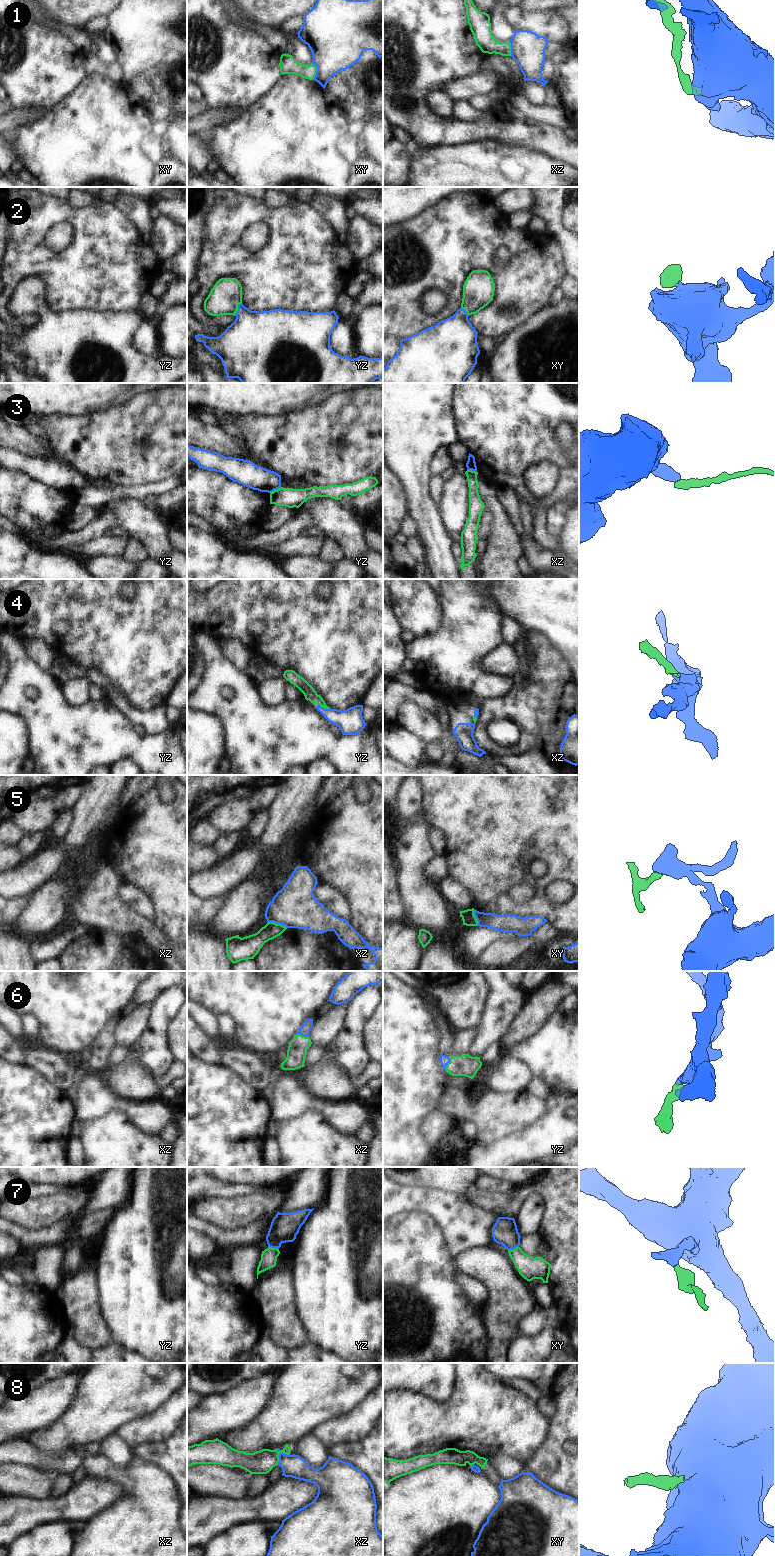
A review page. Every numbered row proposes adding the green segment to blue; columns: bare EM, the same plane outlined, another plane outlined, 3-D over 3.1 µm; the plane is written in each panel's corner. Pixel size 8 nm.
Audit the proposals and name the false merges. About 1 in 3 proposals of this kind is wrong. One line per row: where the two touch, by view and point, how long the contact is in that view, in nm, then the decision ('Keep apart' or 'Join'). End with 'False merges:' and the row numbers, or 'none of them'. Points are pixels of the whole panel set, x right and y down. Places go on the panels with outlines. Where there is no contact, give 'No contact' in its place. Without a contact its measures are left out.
1: Touches blue at xy (316, 71). Shared border 130 nm. Keep apart
2: Touches blue at yz (238, 309). Shared border 120 nm. Join
3: Touches blue at yz (275, 489). Shared border 110 nm. Keep apart
4: Touches blue at yz (324, 708). Shared border 120 nm. Join
5: Touches blue at xz (277, 923). Shared border 180 nm. Keep apart
6: Touches blue at xz (303, 1035). Shared border 100 nm. Join
7: Touches blue at yz (273, 1247). Shared border 90 nm. Join
8: Touches blue at xz (279, 1454). Shared border 130 nm. Keep apart
False merges: 1, 3, 5, 8

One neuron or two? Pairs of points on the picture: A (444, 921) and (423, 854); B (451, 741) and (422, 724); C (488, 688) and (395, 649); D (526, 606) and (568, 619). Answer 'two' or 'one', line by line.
A: one
B: one
C: two
D: one

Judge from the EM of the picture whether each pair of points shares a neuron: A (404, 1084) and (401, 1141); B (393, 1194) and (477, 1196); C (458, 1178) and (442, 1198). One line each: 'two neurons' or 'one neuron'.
A: one neuron
B: two neurons
C: two neurons

